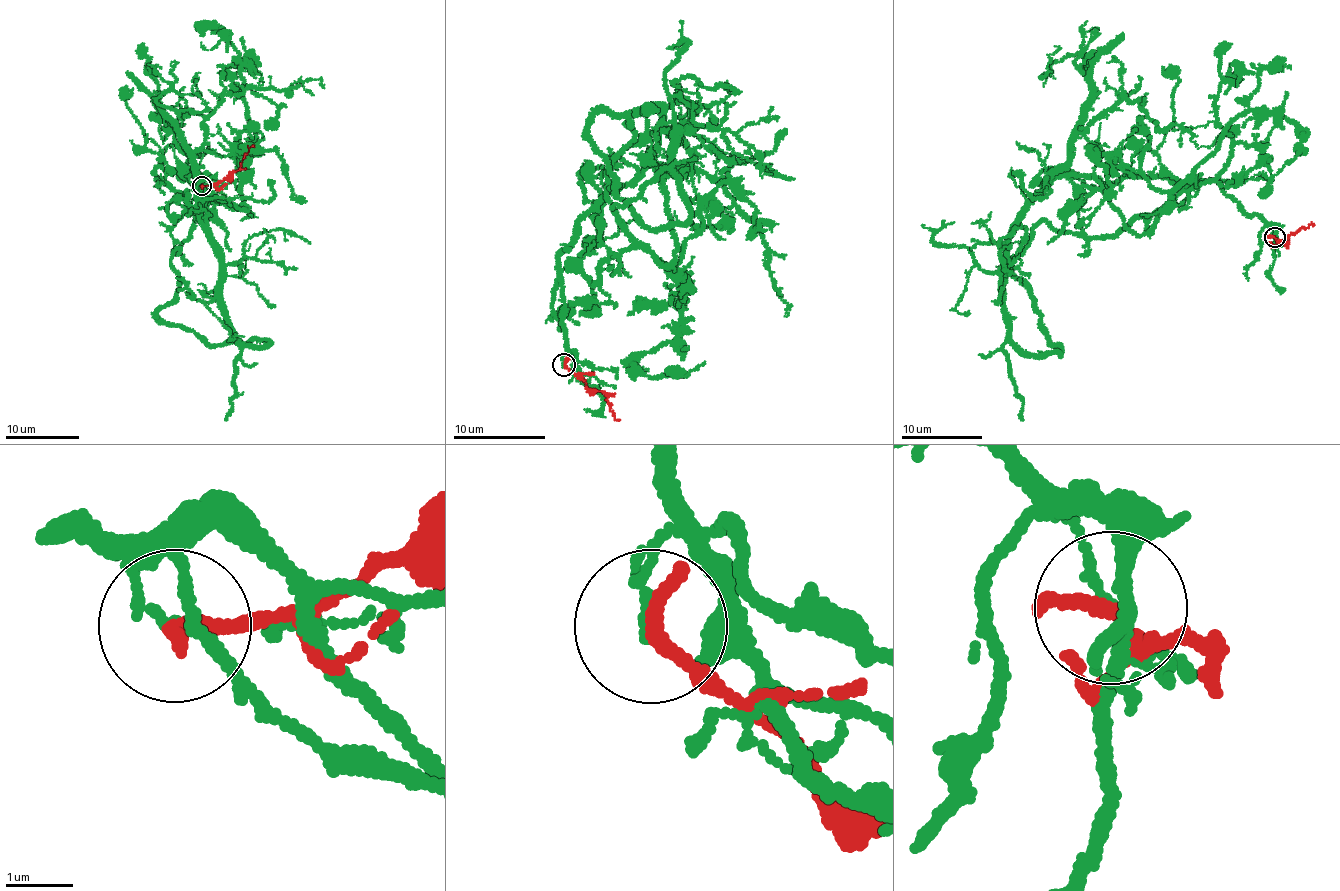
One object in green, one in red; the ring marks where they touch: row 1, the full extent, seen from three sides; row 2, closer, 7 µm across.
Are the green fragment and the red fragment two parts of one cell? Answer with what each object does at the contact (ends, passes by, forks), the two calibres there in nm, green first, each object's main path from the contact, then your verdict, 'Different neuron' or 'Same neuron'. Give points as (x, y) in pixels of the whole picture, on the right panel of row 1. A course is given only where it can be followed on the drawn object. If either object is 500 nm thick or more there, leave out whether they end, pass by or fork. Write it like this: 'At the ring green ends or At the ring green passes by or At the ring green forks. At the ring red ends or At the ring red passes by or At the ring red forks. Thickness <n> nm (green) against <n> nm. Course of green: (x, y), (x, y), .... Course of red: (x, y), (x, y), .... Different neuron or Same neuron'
At the ring green ends. At the ring red ends. Thickness 130 nm (green) against 280 nm. Course of green: (1275, 237), (1216, 181), (1103, 183), (1079, 209), (1087, 238), (1154, 229), (1250, 111), (1298, 125), (1265, 196). Course of red: (1275, 237), (1284, 242), (1289, 236), (1313, 224). Different neuron

